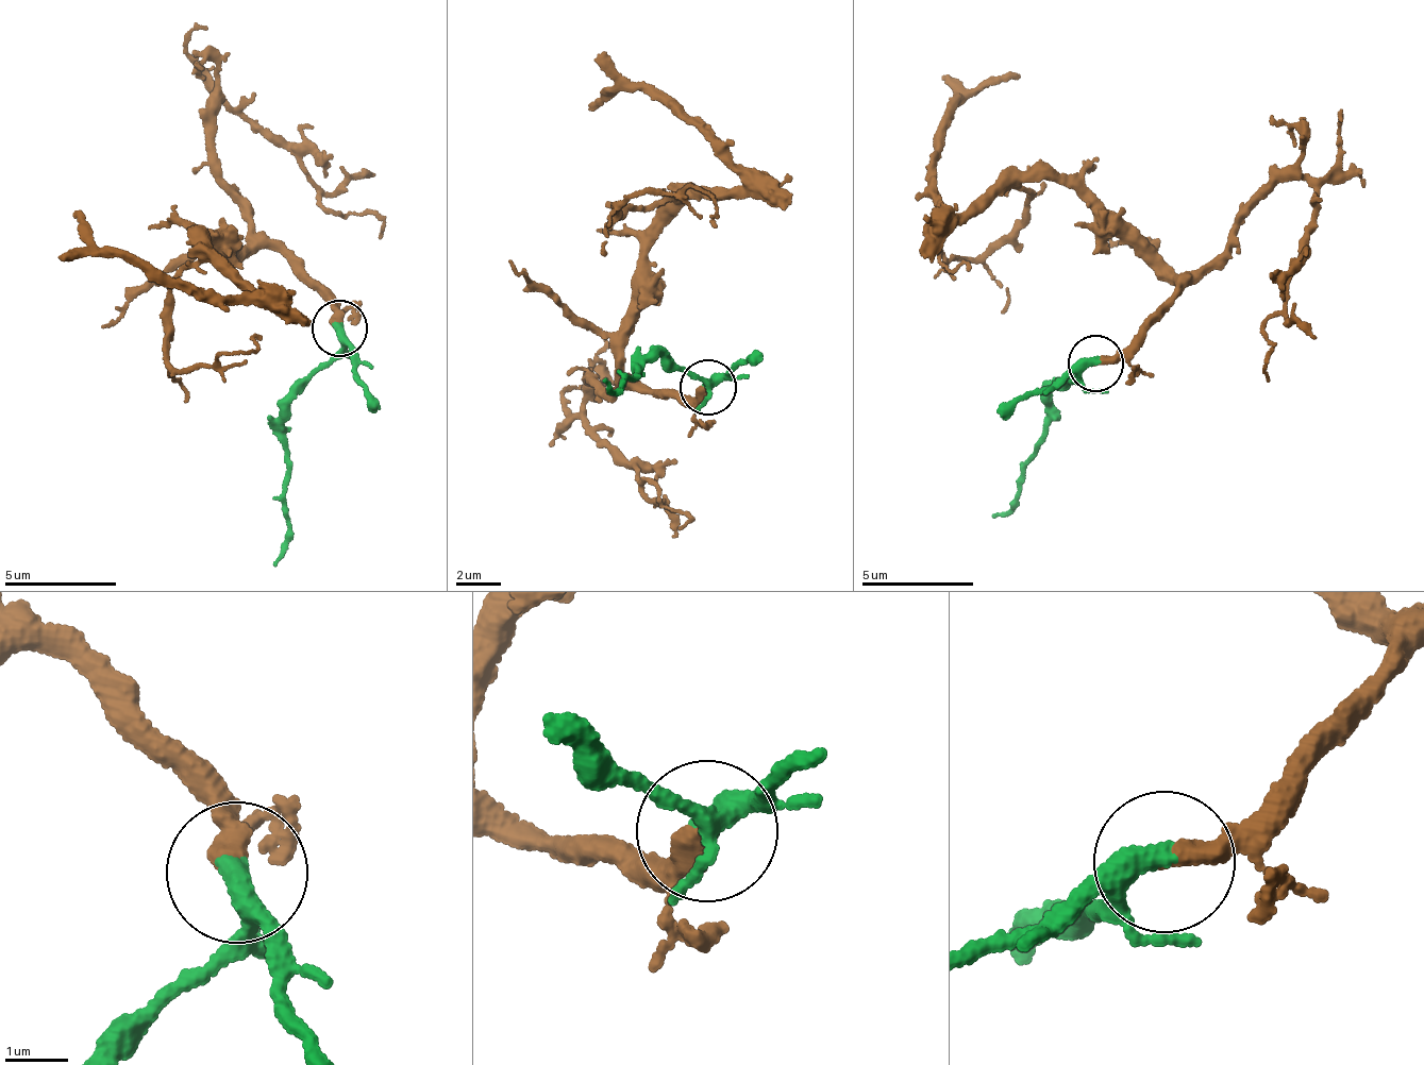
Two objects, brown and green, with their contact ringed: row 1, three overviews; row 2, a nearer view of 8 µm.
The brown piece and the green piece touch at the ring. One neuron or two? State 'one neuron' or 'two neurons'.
one neuron

